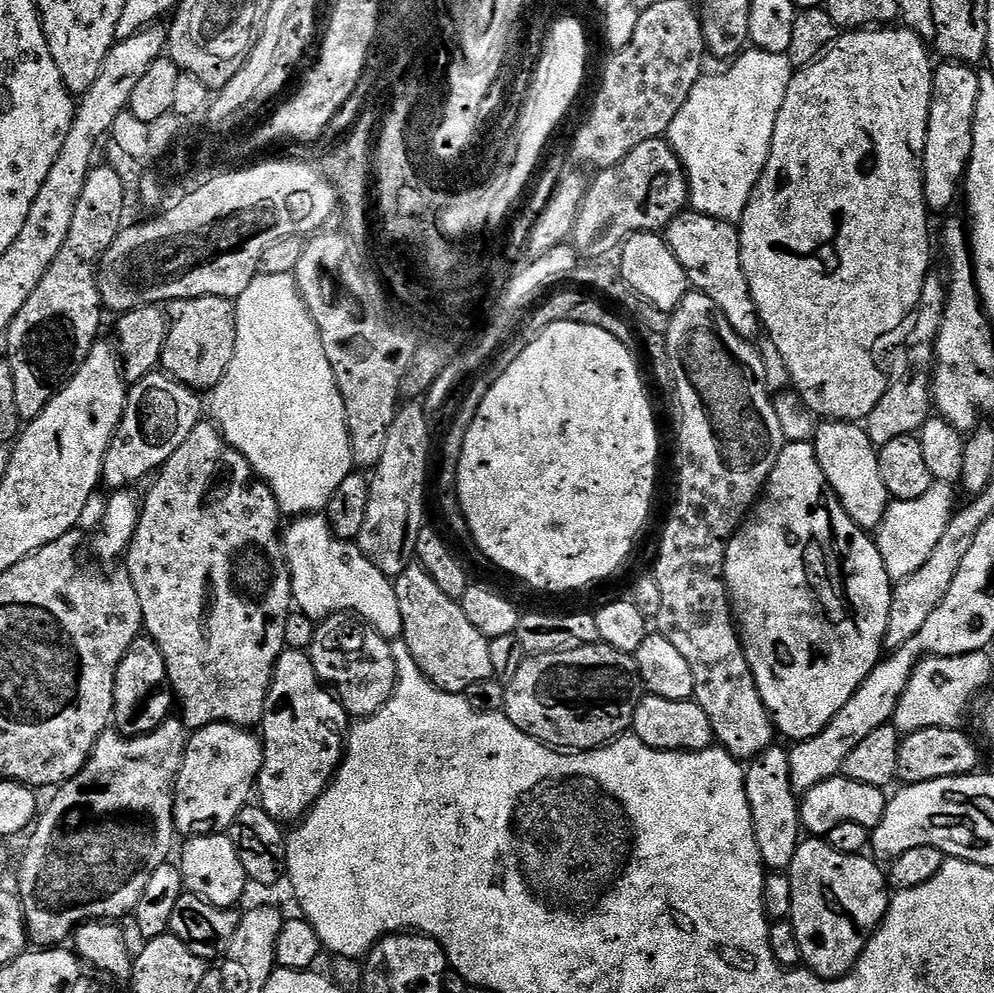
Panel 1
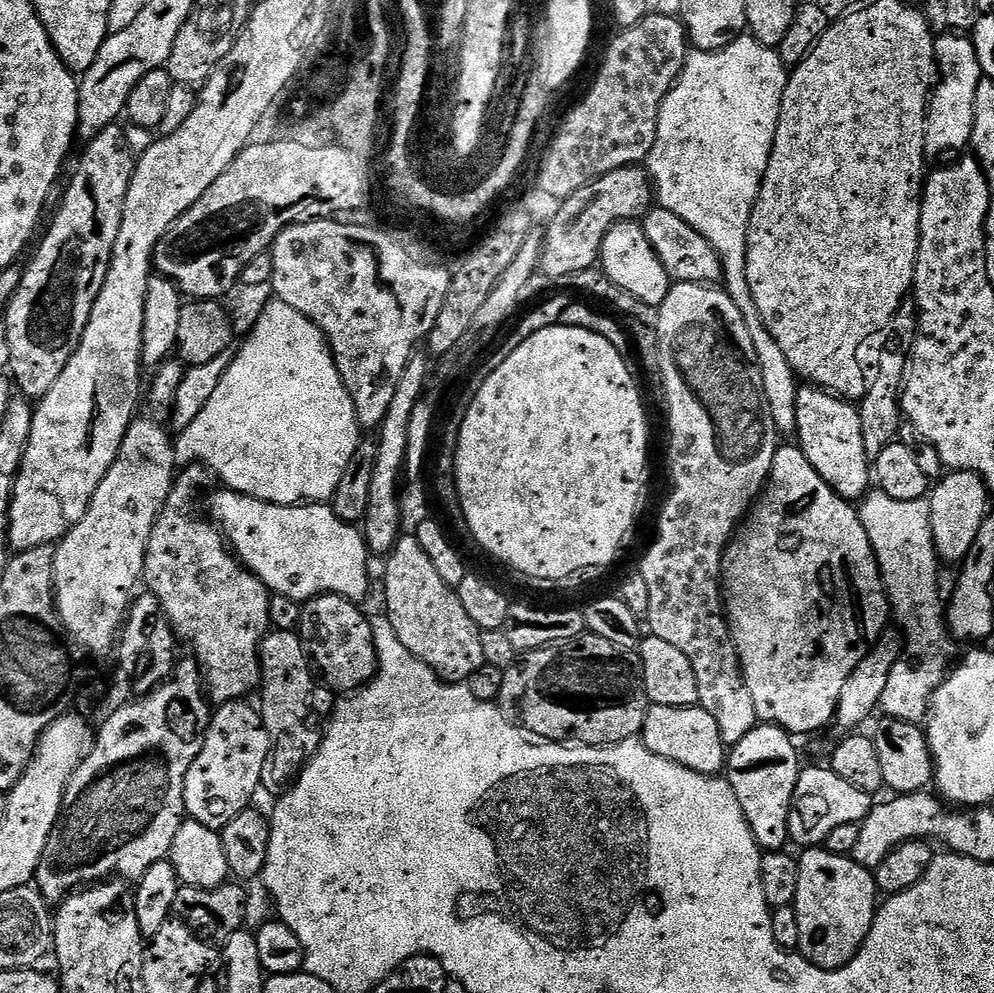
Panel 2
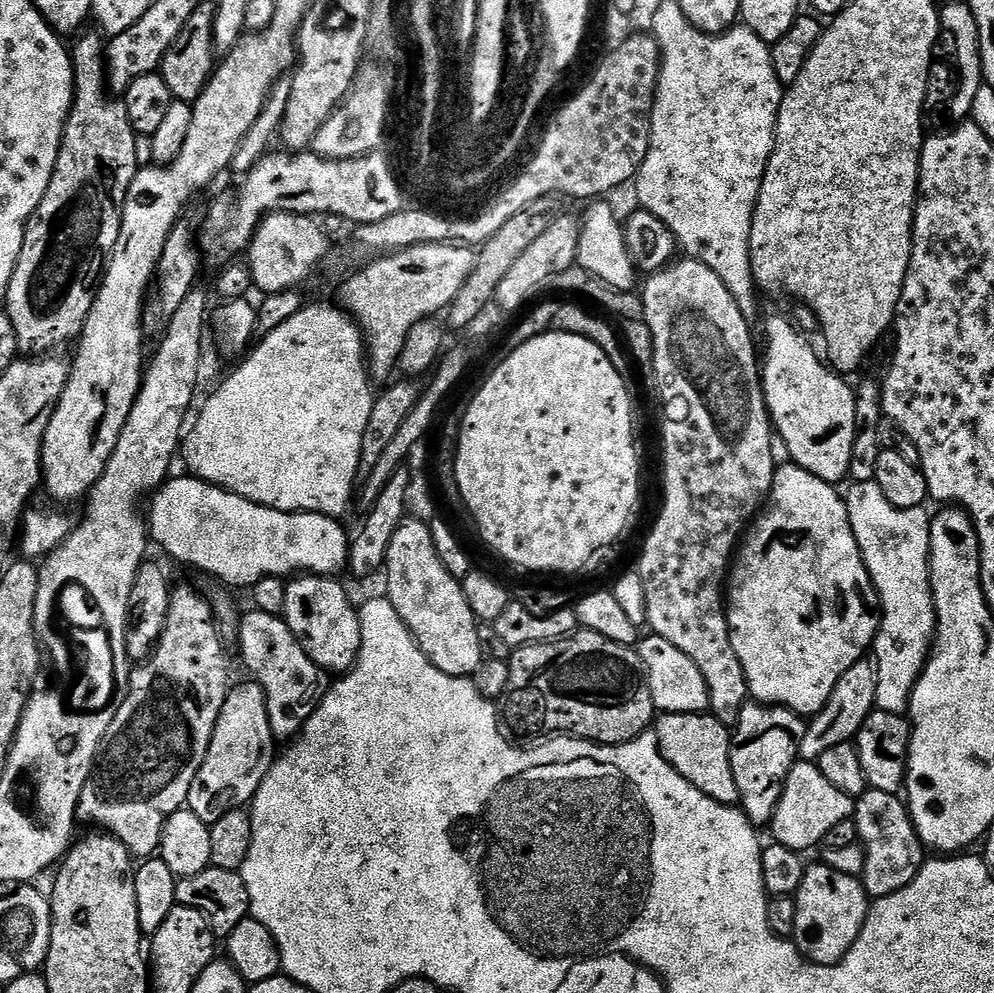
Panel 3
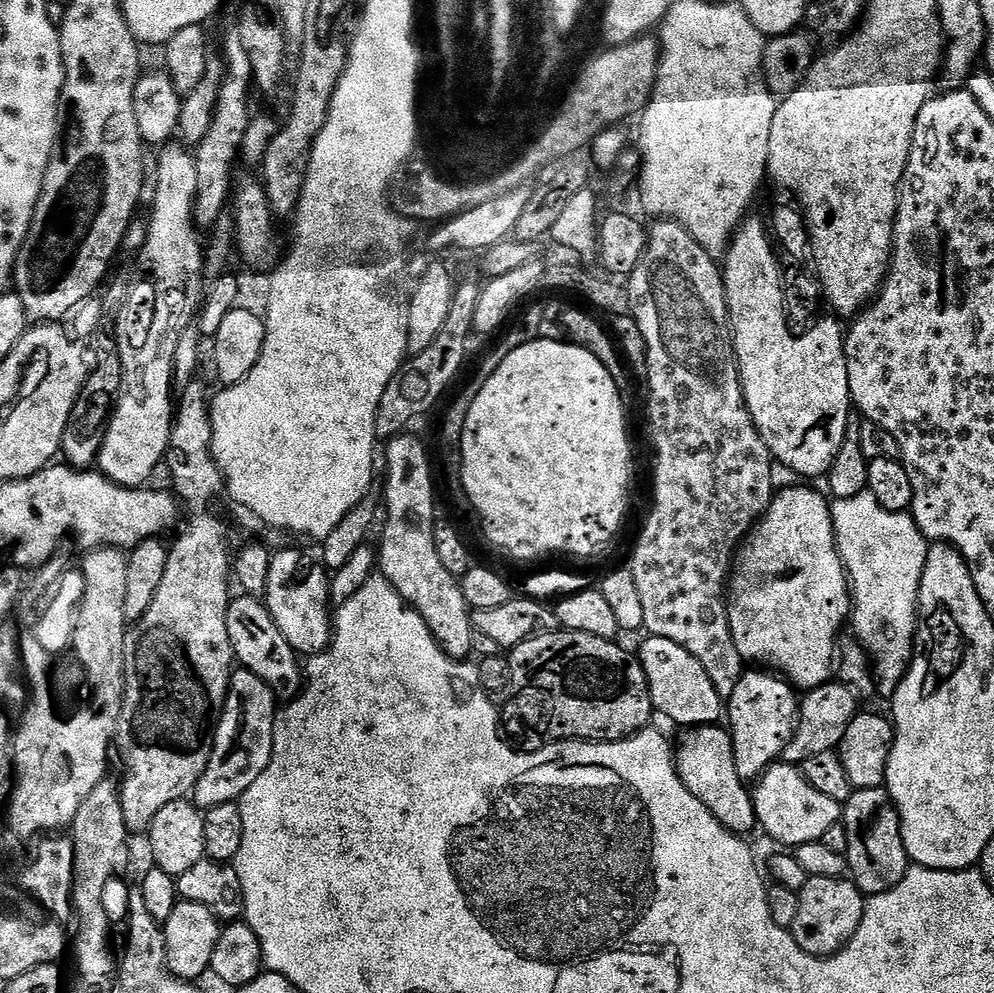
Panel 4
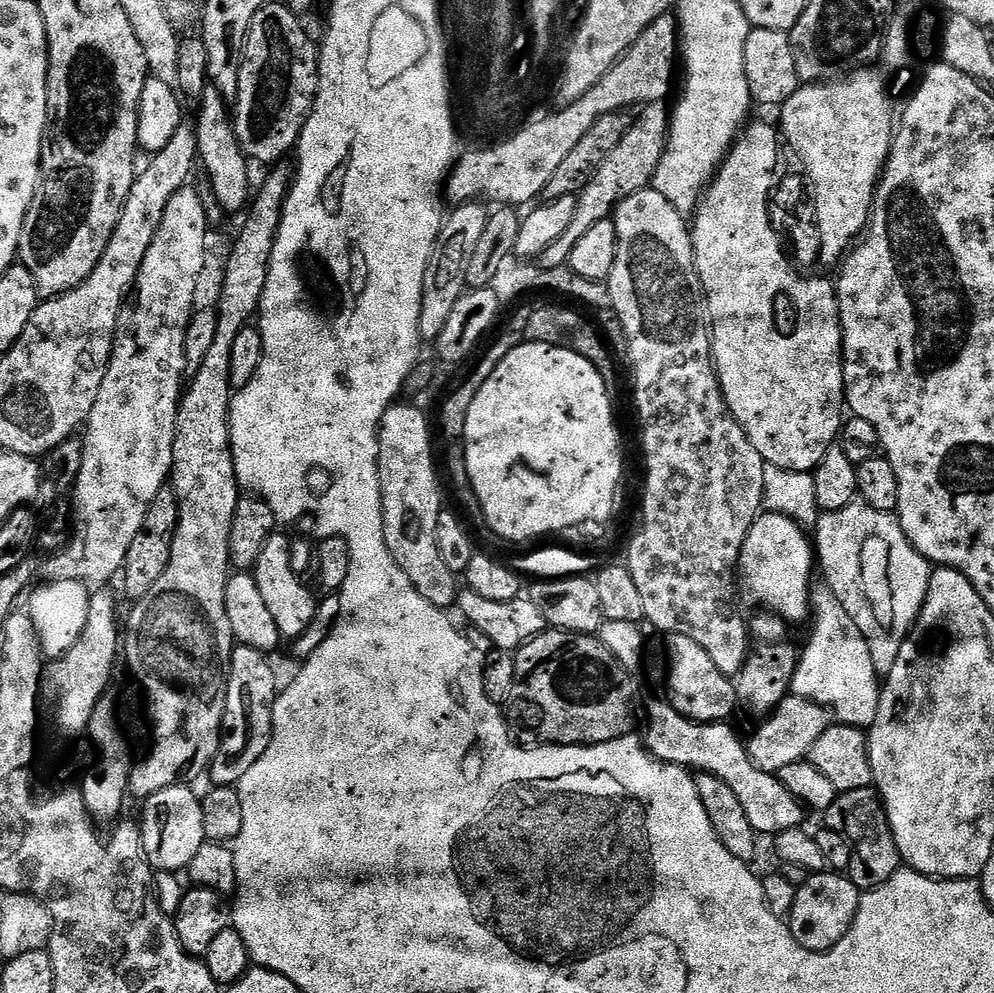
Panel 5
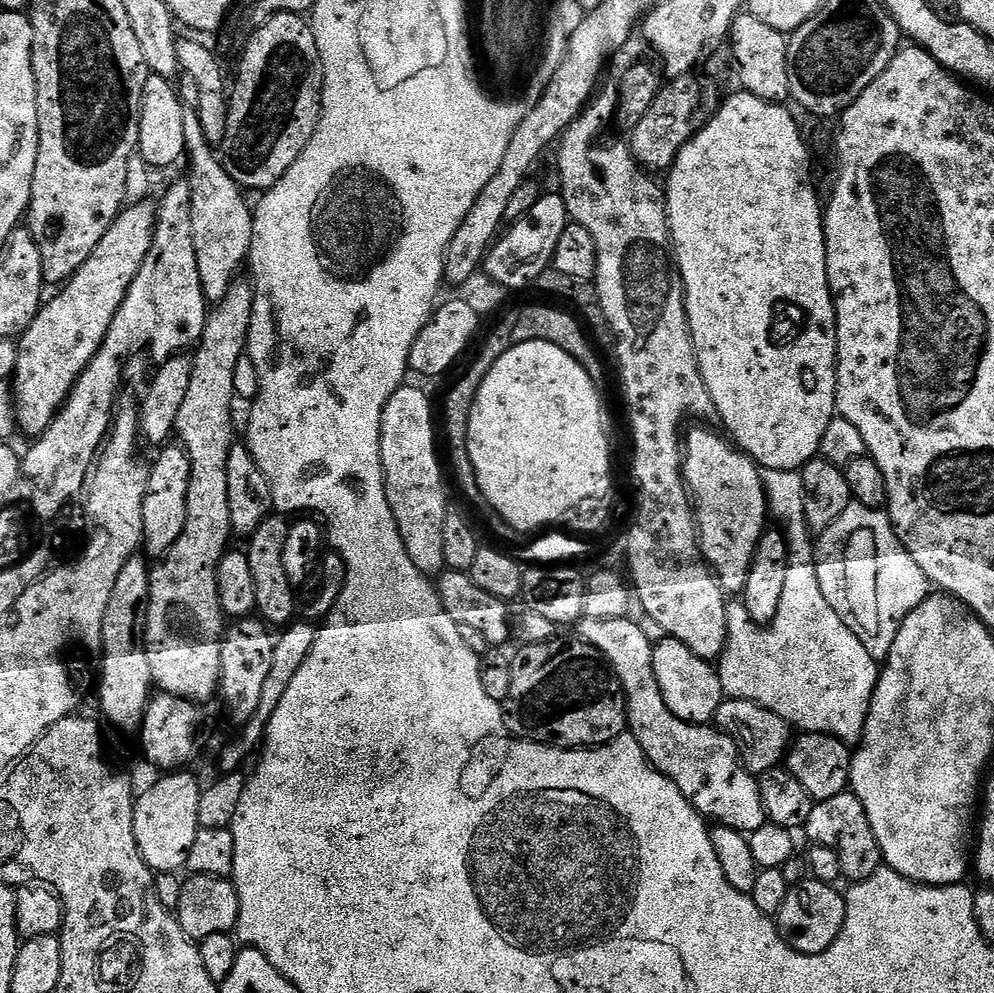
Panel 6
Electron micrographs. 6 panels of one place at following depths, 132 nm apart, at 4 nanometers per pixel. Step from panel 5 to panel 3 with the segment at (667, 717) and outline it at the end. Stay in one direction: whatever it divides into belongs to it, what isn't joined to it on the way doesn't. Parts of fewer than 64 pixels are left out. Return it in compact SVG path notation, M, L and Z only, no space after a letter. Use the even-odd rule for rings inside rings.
M797 762L790 770L784 783L782 798L776 807L776 813L770 825L775 843L793 848L804 854L807 848L824 844L826 834L838 826L838 822L849 819L854 812L853 797L842 794L838 786L826 782L826 777L820 773L819 767L812 762Z

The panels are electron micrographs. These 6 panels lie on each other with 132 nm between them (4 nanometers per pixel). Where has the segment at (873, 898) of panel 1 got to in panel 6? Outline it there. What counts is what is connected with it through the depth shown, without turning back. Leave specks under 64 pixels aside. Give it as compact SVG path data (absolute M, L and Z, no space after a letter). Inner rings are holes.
M811 878L789 887L786 902L782 902L782 910L774 919L781 936L794 950L817 956L838 939L848 913L845 893L838 889L839 887Z

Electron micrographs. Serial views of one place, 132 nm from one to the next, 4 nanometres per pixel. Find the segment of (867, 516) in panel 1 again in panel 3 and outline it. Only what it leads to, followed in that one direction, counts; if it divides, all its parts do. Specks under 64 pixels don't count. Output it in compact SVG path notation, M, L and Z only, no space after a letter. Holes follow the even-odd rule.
M772 316L764 324L765 340L762 340L762 379L768 415L772 417L778 439L786 442L790 449L792 463L802 466L810 474L822 478L828 484L839 485L839 480L849 479L848 471L854 454L856 441L856 397L857 393L847 384L845 377L829 366L792 329L792 324L784 316Z

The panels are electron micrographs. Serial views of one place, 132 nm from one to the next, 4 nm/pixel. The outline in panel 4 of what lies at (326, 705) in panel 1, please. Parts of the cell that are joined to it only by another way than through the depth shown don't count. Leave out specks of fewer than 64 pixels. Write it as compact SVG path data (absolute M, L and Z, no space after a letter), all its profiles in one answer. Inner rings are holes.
M240 594L229 603L226 626L230 634L233 657L241 669L253 672L270 688L276 698L287 702L296 699L302 691L302 664L298 654L282 638L282 630L274 622L267 607L257 597Z

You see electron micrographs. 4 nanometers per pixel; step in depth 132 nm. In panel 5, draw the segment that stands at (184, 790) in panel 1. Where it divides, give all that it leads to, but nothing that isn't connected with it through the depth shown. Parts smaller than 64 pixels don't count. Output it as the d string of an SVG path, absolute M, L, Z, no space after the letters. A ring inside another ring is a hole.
M237 645L232 652L228 672L227 702L224 707L224 726L220 745L210 765L212 784L216 786L239 785L242 774L266 754L272 737L273 703L278 695L276 674L267 661L267 655L244 645Z

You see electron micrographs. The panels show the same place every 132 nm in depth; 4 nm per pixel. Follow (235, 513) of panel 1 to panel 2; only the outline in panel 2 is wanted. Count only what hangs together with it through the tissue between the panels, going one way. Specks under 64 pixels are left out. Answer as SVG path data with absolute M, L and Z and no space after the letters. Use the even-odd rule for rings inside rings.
M189 464L177 475L164 509L150 530L142 580L145 585L148 583L147 591L158 598L177 641L192 647L191 655L202 673L207 695L221 705L243 701L260 688L260 646L270 631L270 593L264 583L233 556L223 532L211 522L205 520L204 524L196 513L199 488L206 487L208 480L208 469L199 464Z

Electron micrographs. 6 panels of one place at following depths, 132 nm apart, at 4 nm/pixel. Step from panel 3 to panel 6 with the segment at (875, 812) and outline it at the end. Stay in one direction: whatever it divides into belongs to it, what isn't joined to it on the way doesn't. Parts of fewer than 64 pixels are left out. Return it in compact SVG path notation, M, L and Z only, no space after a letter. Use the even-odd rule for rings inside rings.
M851 790L838 794L834 798L815 801L806 825L807 832L812 844L830 846L836 851L838 860L842 862L845 881L859 882L865 880L882 867L878 838L874 838L874 830L870 826L866 806L862 806L862 802Z

